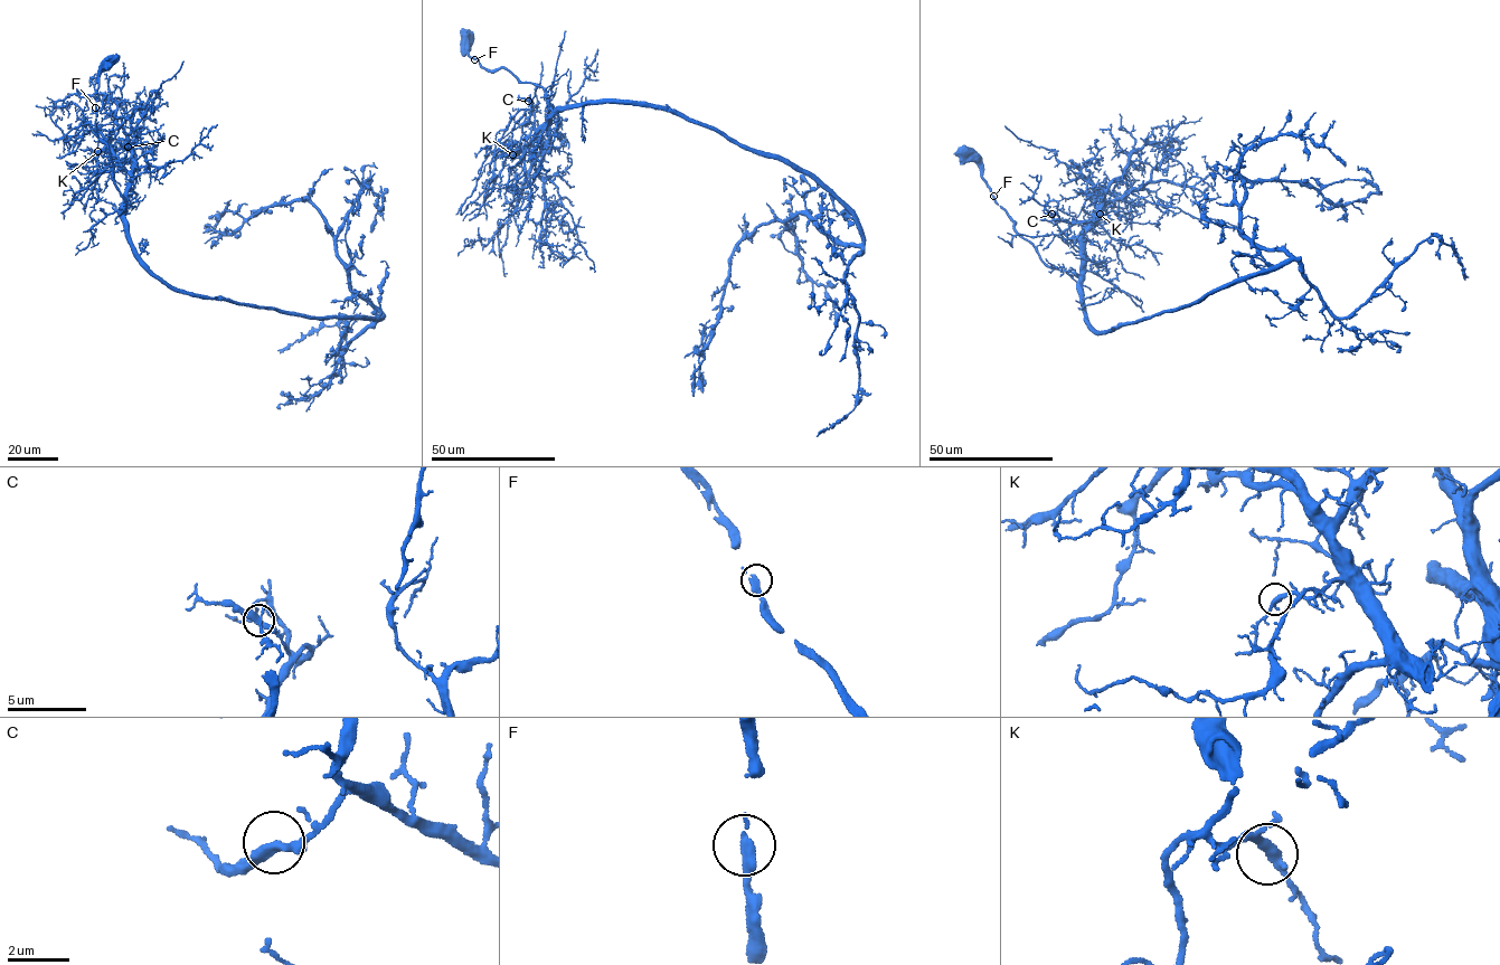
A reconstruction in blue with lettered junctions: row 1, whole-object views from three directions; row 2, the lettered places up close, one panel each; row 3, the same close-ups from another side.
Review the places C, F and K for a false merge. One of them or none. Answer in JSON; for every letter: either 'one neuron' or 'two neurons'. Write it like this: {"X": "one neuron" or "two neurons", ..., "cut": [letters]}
{"C": "one neuron", "F": "one neuron", "K": "one neuron", "cut": []}

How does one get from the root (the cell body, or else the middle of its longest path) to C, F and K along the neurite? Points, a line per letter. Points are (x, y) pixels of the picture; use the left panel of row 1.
C: (109, 59), (96, 93), (95, 131), (125, 200), (123, 214), (130, 172), (118, 155), (128, 147)
F: (109, 59), (101, 67), (95, 107)
K: (109, 59), (96, 93), (95, 131), (106, 145), (124, 214), (130, 172), (109, 149), (97, 151)

